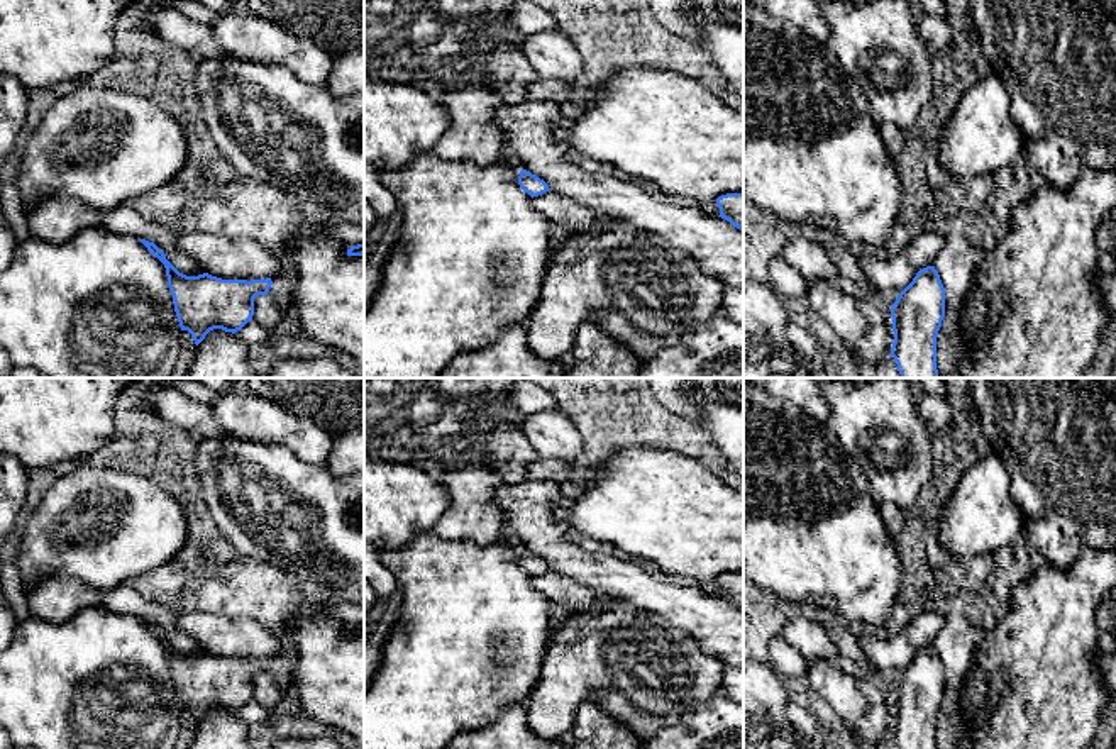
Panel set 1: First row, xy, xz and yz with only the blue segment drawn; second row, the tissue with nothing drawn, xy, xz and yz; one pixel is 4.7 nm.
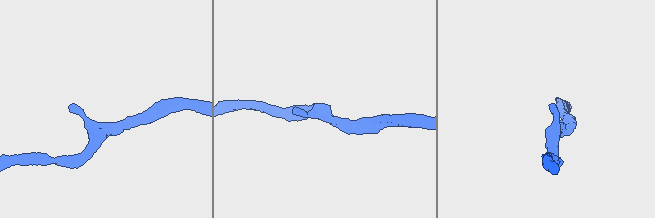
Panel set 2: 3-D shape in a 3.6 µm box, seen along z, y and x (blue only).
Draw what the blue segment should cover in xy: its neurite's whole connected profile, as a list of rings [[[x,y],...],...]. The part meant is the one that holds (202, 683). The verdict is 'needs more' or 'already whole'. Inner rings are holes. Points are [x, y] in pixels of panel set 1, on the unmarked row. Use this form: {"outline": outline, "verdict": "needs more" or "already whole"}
{"outline": [[[139,619],[157,637],[168,656],[174,691],[181,710],[188,710],[198,725],[213,708],[235,713],[254,695],[254,678],[268,674],[273,661],[266,659],[222,659],[208,652],[186,656],[180,652],[166,634],[146,619]]], "verdict": "already whole"}

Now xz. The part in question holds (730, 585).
{"outline": [[[727,573],[716,578],[721,598],[743,612],[743,573]]], "verdict": "already whole"}

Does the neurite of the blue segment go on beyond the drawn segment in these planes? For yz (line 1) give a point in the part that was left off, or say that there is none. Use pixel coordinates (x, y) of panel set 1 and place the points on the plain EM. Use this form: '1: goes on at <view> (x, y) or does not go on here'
1: does not go on here

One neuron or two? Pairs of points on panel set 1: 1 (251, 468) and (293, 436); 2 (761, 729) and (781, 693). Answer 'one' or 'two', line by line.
1: two
2: two

